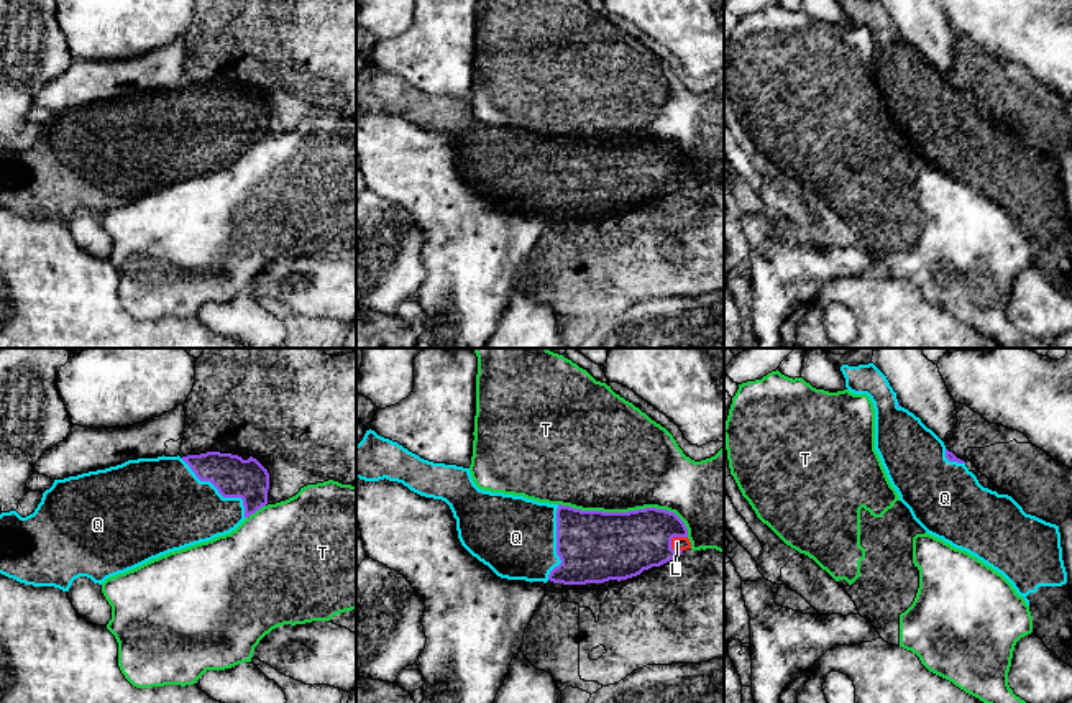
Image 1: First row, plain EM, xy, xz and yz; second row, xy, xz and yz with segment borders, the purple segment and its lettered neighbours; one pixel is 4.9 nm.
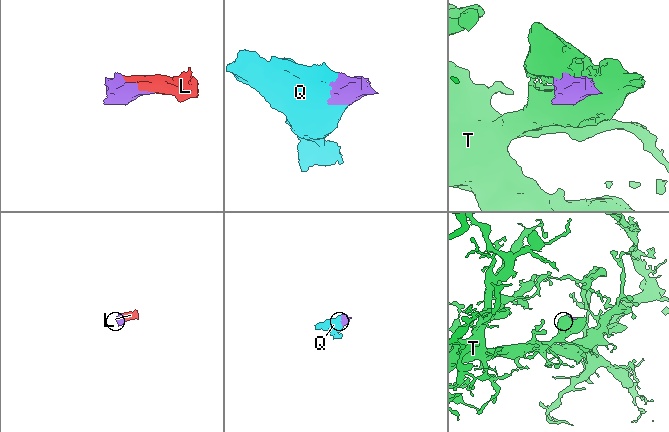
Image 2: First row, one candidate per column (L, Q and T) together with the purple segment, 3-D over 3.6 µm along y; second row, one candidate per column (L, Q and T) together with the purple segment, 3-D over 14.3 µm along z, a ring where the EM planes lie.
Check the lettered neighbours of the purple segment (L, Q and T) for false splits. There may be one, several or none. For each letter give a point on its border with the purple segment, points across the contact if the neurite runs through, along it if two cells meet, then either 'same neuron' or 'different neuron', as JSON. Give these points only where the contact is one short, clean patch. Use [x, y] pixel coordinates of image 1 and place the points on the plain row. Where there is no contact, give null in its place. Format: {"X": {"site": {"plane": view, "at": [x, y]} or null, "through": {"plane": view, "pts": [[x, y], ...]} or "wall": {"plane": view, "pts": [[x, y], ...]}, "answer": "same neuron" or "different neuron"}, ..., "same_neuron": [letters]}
{"L": {"site": {"plane": "xz", "at": [675, 168]}, "answer": "same neuron"}, "Q": {"site": {"plane": "xy", "at": [220, 125]}, "answer": "same neuron"}, "T": {"site": {"plane": "xz", "at": [629, 143]}, "answer": "different neuron"}, "same_neuron": ["L", "Q"]}

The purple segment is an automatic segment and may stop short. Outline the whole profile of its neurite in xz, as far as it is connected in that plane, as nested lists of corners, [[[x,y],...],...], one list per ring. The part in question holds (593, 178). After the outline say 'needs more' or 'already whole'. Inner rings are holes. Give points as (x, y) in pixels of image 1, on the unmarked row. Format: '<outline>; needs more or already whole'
[[[371,61],[356,77],[356,110],[364,113],[386,110],[402,115],[420,128],[445,133],[456,151],[461,177],[497,209],[507,212],[530,215],[550,212],[563,217],[621,214],[675,192],[683,182],[691,181],[685,154],[667,141],[581,143],[484,123],[474,117],[470,100],[424,92]]]; needs more

